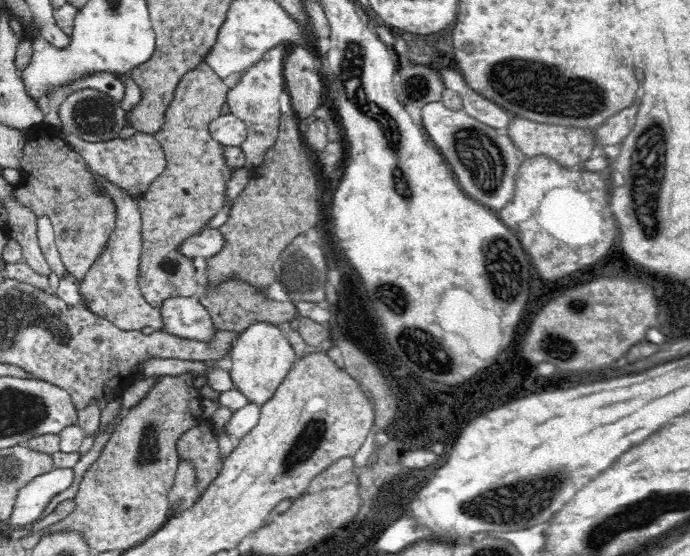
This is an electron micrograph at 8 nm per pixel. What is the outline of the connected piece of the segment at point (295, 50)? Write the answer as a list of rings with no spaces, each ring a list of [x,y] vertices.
[[[302,45],[289,47],[284,60],[285,90],[290,94],[291,110],[298,120],[314,113],[322,100],[322,81],[313,66],[316,57]]]

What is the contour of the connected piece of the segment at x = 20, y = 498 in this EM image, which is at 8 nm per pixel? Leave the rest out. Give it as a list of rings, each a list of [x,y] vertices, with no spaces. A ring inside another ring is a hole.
[[[53,468],[50,472],[35,477],[17,492],[9,518],[12,525],[29,525],[42,518],[54,496],[72,486],[74,470]]]

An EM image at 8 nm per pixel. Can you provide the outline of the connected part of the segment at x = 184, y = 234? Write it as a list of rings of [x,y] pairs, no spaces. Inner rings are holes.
[[[203,61],[197,67],[192,68],[182,76],[168,110],[165,114],[165,123],[155,137],[165,150],[167,167],[164,172],[155,178],[143,193],[143,198],[138,199],[142,212],[142,237],[143,250],[139,264],[138,285],[146,302],[153,307],[159,308],[159,304],[171,296],[192,296],[198,286],[196,269],[193,260],[177,253],[178,246],[196,234],[200,234],[206,226],[206,222],[216,216],[223,206],[223,192],[233,168],[224,161],[224,147],[215,143],[208,132],[209,122],[220,116],[222,104],[227,99],[227,87],[224,81]]]

